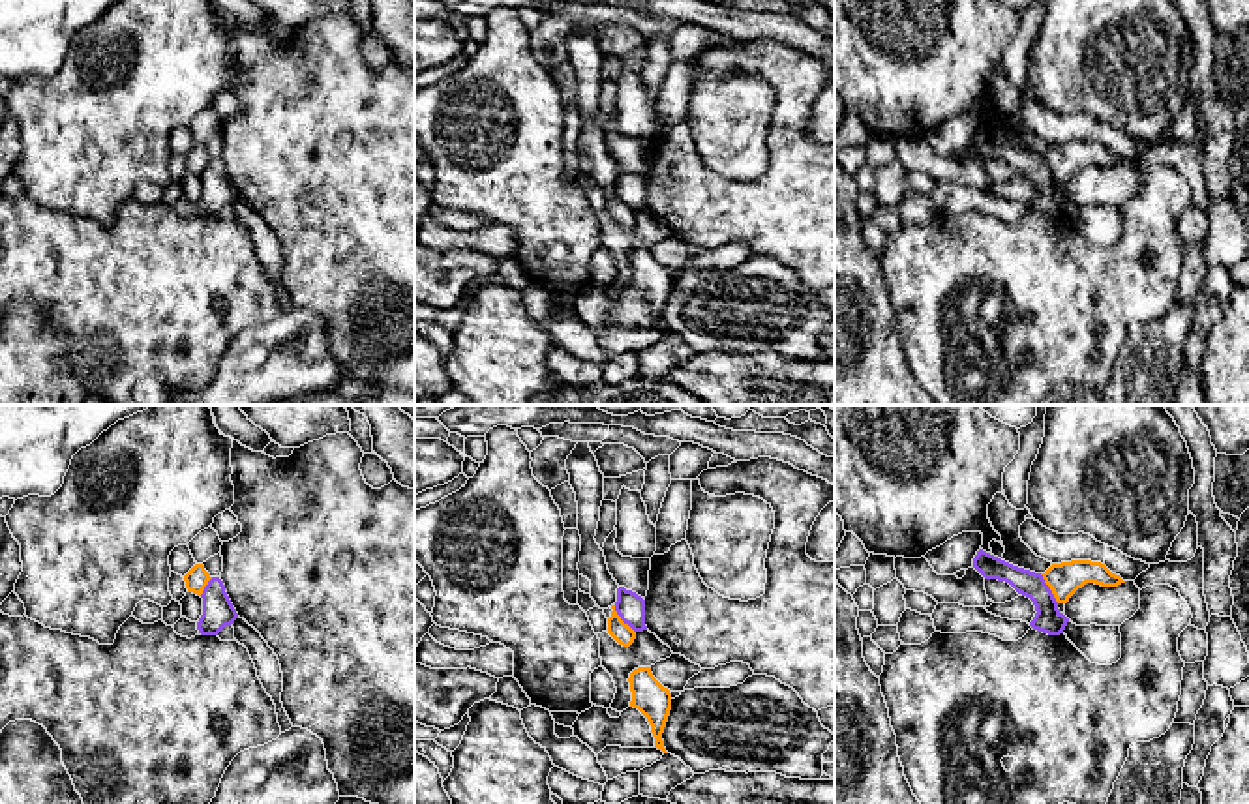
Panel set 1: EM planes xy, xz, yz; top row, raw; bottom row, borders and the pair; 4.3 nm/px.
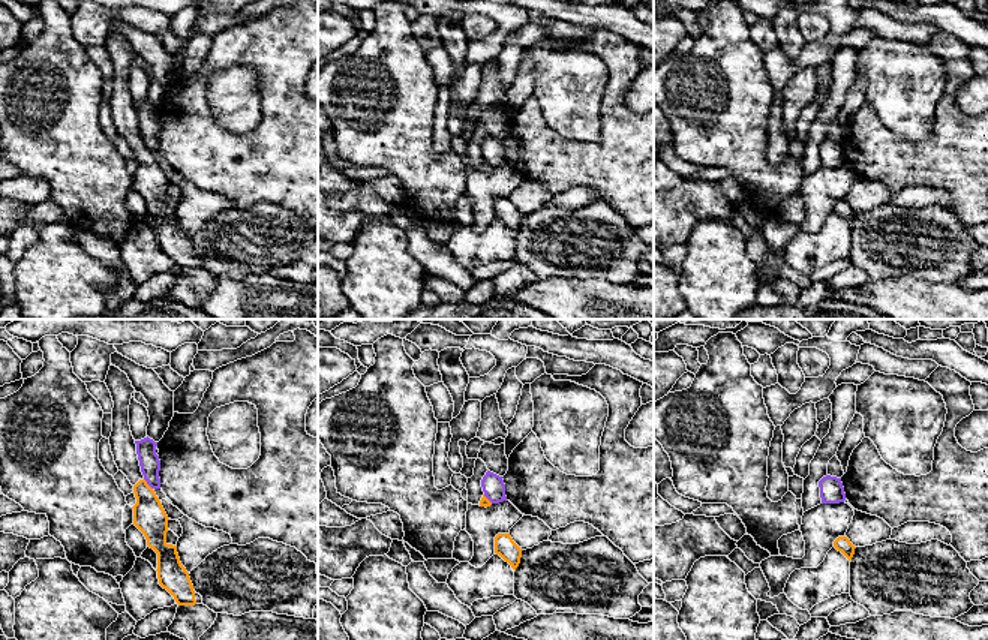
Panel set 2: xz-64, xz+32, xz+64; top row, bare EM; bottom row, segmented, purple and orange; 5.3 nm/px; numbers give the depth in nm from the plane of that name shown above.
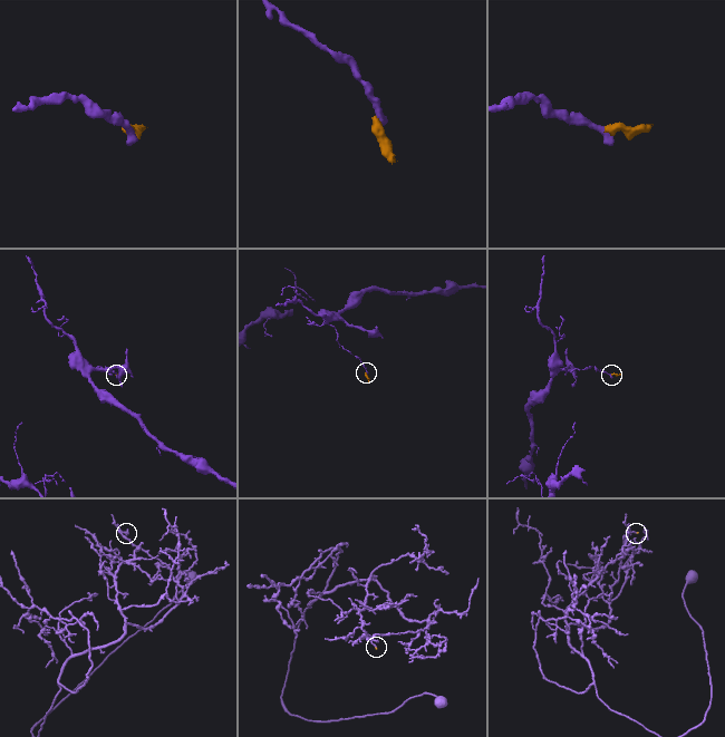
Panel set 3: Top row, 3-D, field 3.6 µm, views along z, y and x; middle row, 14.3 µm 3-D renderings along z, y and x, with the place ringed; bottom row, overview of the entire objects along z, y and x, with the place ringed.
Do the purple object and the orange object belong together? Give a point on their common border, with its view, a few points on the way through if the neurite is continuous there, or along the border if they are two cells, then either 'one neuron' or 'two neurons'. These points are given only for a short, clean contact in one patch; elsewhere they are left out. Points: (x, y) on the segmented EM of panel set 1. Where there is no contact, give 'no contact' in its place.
meets purple in yz at (1049, 589); border along yz (1039, 574), (1058, 602); two neurons

